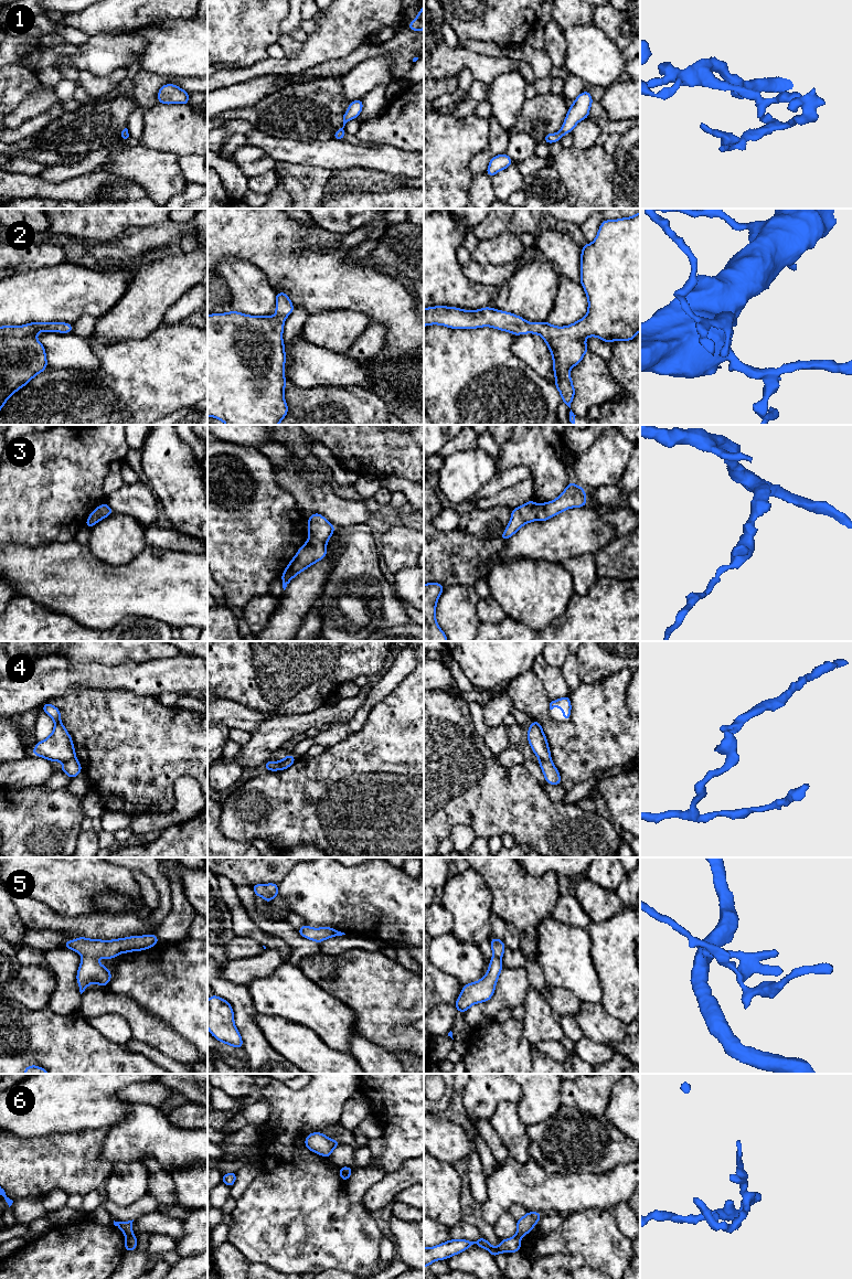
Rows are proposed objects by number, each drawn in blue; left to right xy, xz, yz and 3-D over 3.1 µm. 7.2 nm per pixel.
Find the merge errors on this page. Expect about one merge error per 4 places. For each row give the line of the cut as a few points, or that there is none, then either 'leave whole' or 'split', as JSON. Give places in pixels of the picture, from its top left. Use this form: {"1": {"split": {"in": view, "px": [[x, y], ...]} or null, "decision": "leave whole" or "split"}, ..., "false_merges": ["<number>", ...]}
{"1": {"split": null, "decision": "leave whole"}, "2": {"split": null, "decision": "leave whole"}, "3": {"split": null, "decision": "leave whole"}, "4": {"split": {"in": "xz", "px": [[284, 759], [284, 764], [277, 769]]}, "decision": "split"}, "5": {"split": {"in": "xy", "px": [[83, 956], [95, 958]]}, "decision": "split"}, "6": {"split": {"in": "xy", "px": [[132, 1234], [126, 1236]]}, "decision": "split"}, "false_merges": ["4", "5", "6"]}

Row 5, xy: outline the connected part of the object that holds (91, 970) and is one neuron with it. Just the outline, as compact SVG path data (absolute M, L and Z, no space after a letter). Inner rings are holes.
M84 956L77 970L76 981L79 984L81 994L95 982L99 987L107 987L111 980L110 970L100 964L96 958Z

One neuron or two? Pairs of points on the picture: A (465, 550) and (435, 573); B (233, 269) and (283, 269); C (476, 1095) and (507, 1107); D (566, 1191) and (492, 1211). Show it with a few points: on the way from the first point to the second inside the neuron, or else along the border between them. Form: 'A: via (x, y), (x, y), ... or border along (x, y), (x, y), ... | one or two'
A: via (457, 557), (450, 557), (443, 565) | one
B: border along (237, 257), (256, 265), (275, 291) | two
C: border along (517, 1102), (501, 1101), (489, 1119) | two
D: via (547, 1191), (511, 1192) | one

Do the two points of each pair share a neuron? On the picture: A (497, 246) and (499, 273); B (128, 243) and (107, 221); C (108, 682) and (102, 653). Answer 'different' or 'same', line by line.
A: different
B: different
C: different

